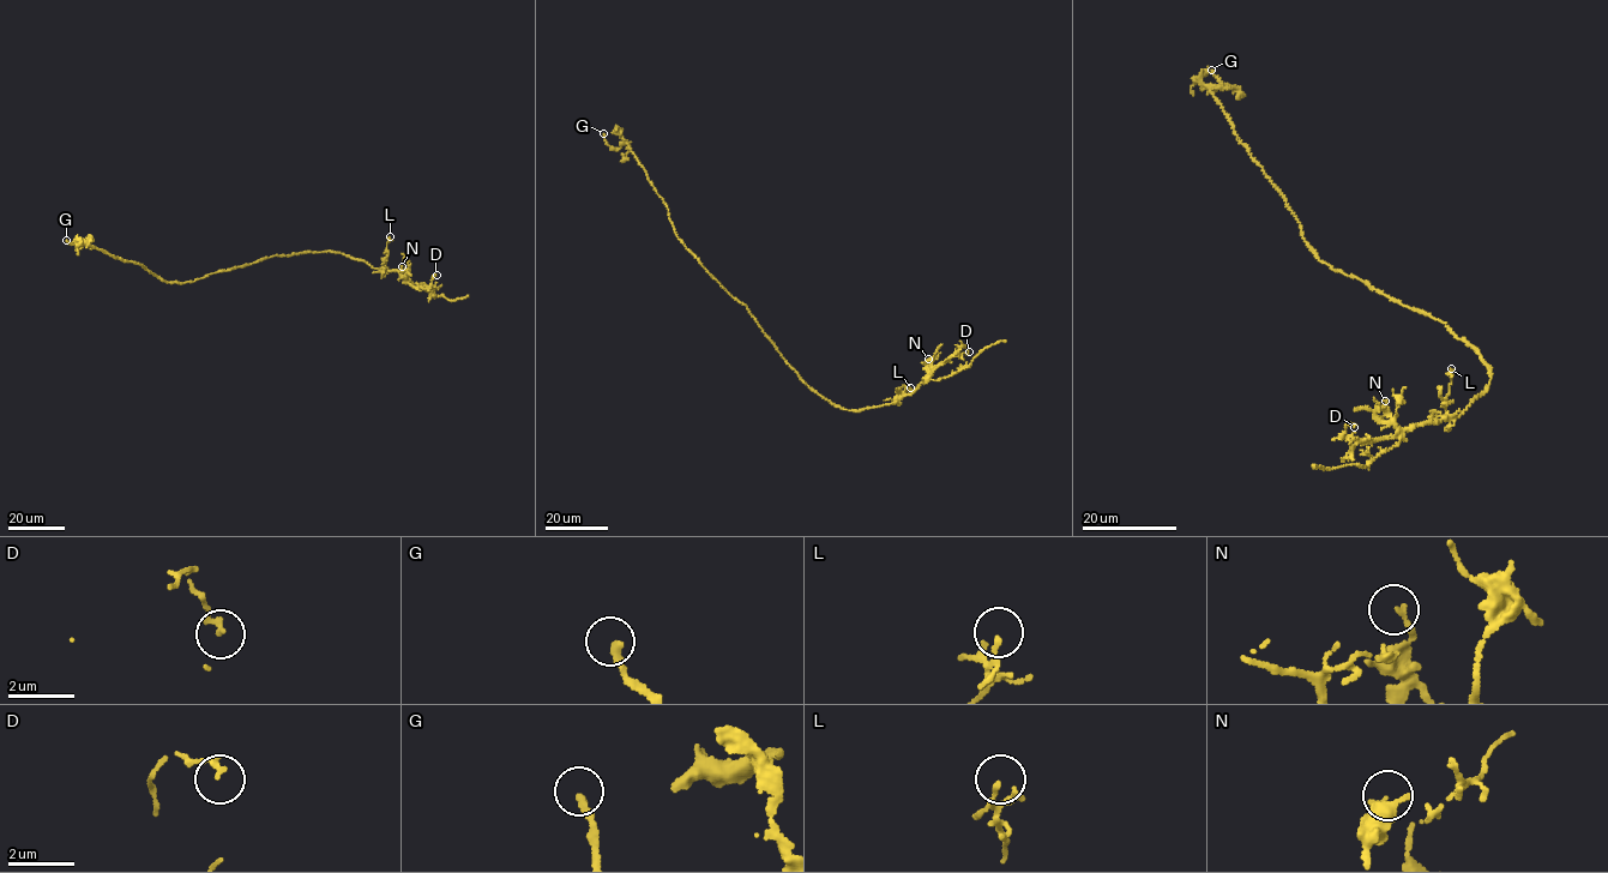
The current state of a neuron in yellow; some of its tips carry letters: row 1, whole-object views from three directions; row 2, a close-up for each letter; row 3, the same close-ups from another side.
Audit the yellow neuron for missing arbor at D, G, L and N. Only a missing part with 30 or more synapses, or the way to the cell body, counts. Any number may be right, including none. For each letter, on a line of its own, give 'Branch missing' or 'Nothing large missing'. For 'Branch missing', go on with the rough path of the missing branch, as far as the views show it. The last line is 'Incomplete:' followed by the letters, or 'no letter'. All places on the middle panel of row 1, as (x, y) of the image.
D: Nothing large missing
G: Nothing large missing
L: Nothing large missing
N: Nothing large missing
Incomplete: no letter

